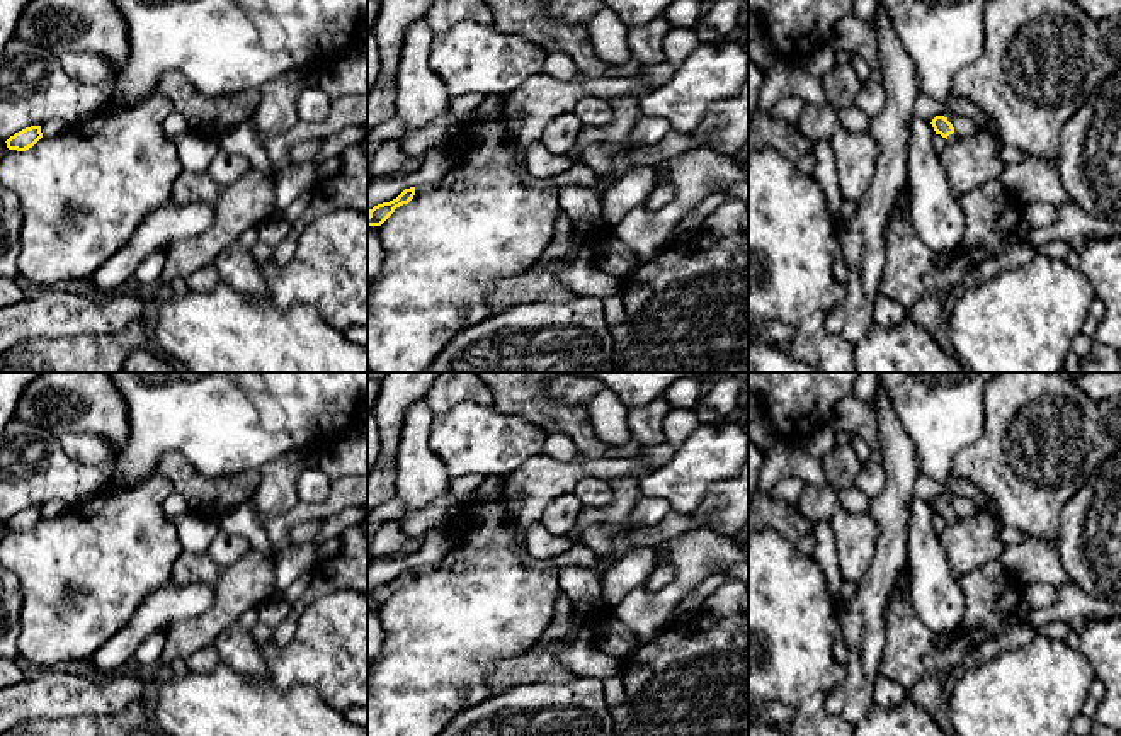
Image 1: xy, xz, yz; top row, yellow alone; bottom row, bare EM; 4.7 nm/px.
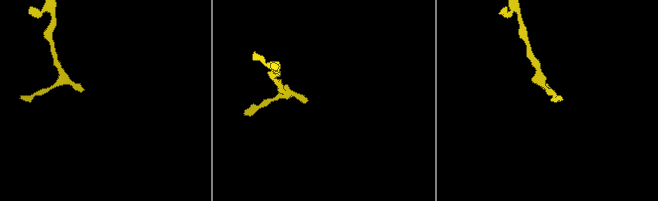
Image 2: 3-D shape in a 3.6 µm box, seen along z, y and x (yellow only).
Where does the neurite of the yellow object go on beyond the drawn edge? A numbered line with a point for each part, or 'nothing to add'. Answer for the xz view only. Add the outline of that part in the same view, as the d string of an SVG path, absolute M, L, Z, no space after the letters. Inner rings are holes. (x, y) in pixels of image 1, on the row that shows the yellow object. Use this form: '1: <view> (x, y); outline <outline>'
nothing to add

